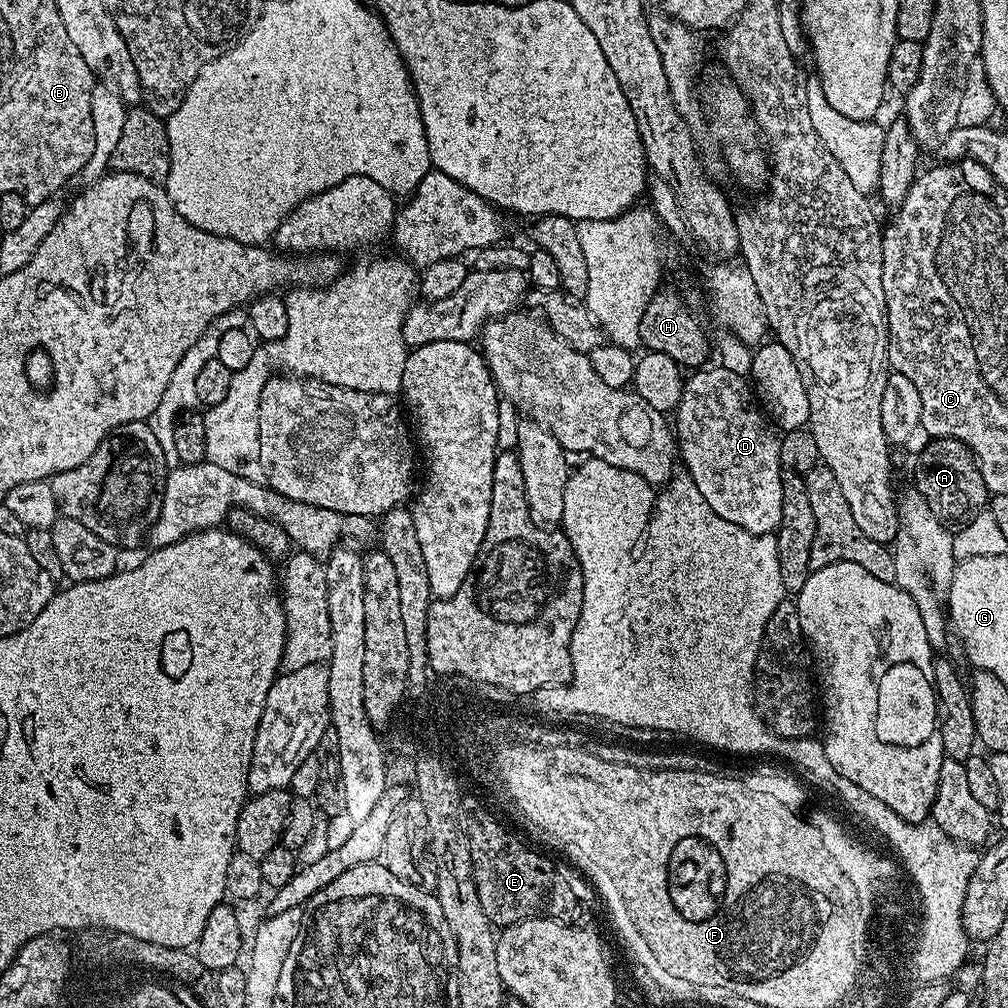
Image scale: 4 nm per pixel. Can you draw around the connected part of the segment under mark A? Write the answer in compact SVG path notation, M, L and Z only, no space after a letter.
M953 436L932 438L915 460L915 491L919 492L920 497L928 503L930 510L939 518L941 524L963 526L969 524L979 512L985 511L990 493L980 468L976 465L976 458L971 448L967 448Z

